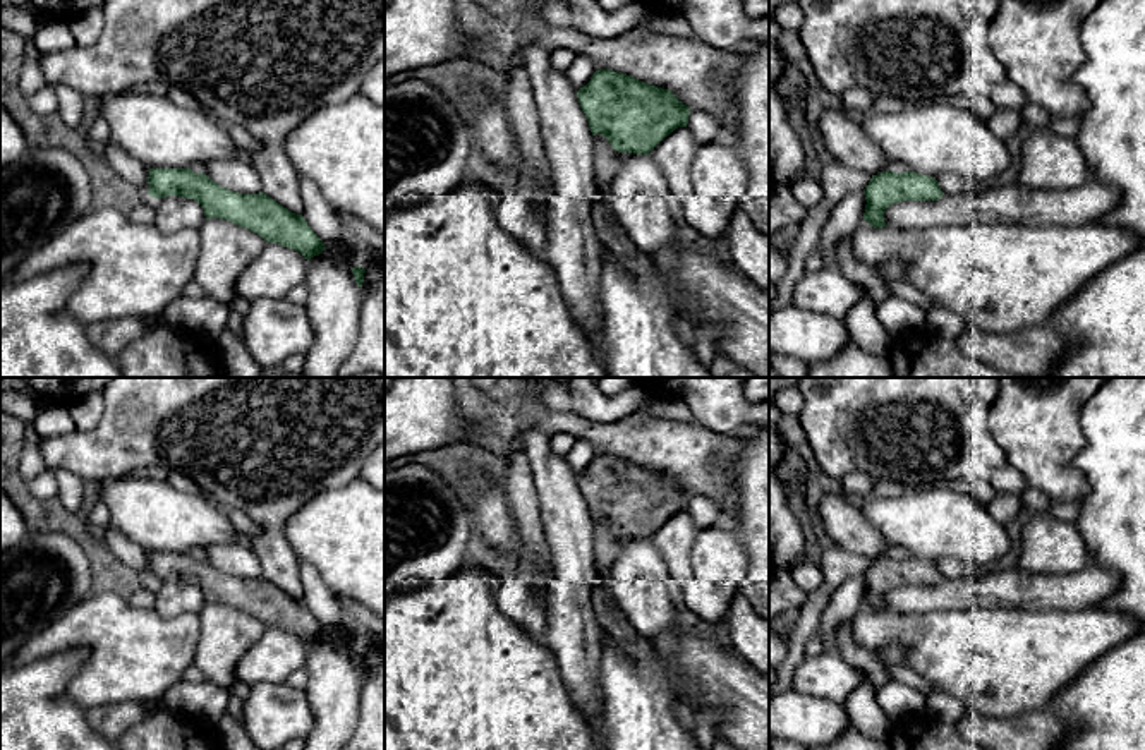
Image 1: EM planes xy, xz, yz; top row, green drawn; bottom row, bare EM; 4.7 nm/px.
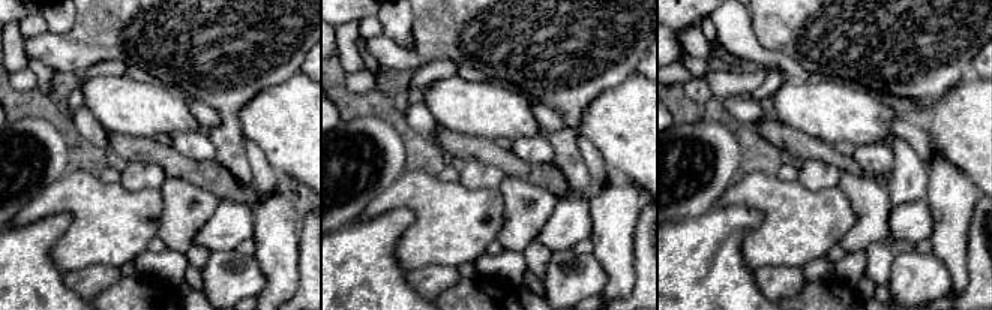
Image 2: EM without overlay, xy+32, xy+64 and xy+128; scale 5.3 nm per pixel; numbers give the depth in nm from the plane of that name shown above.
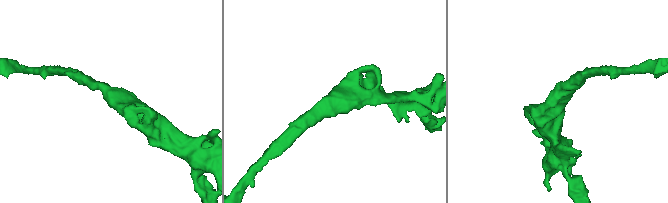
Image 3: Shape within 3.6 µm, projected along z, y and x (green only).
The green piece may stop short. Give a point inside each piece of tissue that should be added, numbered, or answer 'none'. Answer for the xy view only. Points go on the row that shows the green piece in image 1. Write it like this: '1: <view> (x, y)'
none

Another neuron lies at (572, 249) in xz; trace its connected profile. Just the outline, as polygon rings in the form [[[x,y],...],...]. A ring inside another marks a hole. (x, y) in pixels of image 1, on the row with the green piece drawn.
[[[527,41],[517,57],[532,84],[539,136],[553,182],[544,259],[556,273],[573,323],[592,342],[603,321],[601,240],[591,216],[594,136],[580,108],[577,89],[565,74],[551,67],[551,51],[537,41]]]

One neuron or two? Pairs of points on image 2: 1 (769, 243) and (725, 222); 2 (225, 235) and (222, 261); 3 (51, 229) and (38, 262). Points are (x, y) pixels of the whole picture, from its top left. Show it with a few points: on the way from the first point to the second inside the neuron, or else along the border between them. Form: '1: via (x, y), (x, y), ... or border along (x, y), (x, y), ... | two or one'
1: border along (728, 204), (761, 213), (742, 246), (751, 267) | two
2: border along (212, 249), (236, 250) | two
3: via (44, 237), (38, 243), (38, 255) | one

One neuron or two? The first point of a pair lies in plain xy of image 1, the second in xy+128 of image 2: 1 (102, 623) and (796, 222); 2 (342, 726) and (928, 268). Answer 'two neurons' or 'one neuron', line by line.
1: one neuron
2: two neurons

